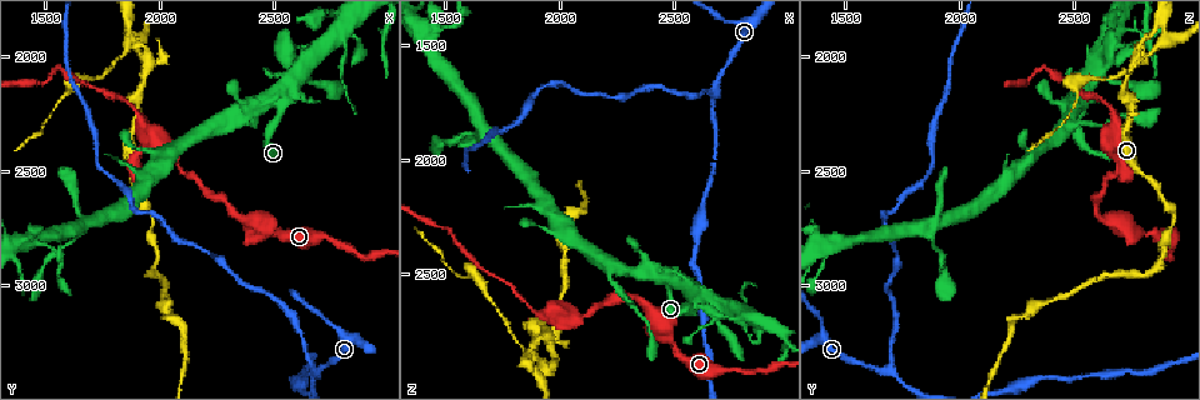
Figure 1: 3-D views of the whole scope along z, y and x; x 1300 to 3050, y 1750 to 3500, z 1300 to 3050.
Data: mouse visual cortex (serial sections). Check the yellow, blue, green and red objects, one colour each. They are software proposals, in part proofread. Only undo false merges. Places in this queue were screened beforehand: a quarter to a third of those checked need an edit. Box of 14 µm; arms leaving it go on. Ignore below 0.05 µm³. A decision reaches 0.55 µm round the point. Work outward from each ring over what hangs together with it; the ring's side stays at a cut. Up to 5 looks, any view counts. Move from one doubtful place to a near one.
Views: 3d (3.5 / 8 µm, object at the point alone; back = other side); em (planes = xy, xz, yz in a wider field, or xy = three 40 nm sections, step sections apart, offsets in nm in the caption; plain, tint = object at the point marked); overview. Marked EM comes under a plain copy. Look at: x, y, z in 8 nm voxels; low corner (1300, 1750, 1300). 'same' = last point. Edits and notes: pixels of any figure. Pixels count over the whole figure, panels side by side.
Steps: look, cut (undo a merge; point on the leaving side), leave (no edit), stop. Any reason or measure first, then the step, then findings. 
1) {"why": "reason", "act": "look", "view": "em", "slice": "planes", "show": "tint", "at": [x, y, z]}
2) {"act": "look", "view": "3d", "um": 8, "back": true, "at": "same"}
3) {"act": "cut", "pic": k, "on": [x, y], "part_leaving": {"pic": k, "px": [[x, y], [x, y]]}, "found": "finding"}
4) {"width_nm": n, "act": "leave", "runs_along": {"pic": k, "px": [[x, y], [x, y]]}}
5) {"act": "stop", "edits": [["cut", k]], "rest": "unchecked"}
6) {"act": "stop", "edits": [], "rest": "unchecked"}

{"why": "sudden change in width", "act": "look", "view": "3d", "um": 3.5, "at": [2750, 2780, 2920]}

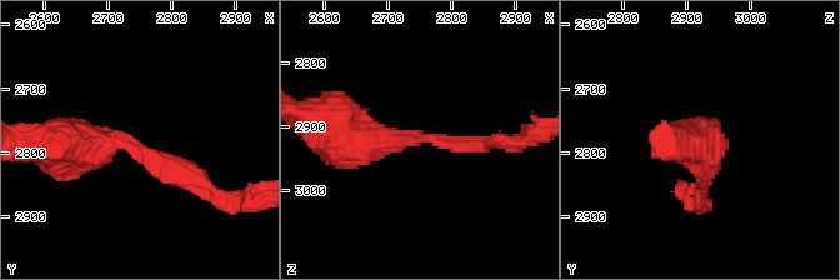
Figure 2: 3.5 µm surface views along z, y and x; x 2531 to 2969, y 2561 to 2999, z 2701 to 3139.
{"arm_widths_nm": [200, 500], "why": "need the tissue", "act": "look", "view": "em", "slice": "xy", "step": 2, "show": "tint", "at": [2735, 2795, 2915]}

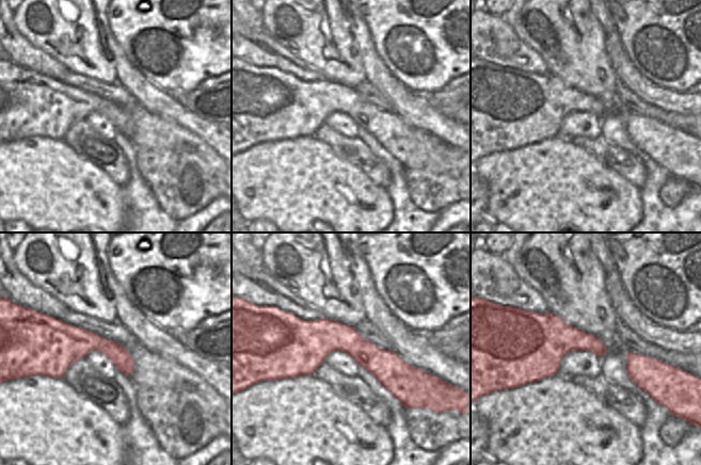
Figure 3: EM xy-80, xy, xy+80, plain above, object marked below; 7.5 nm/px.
{"act": "leave", "runs_along": {"pic": 2, "px": [[50, 143], [128, 143], [204, 181]]}, "found": "all the same cell"}

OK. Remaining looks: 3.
{"why": "thin arm on a thick one", "act": "look", "view": "3d", "um": 3.5, "at": [2220, 2290, 2500]}

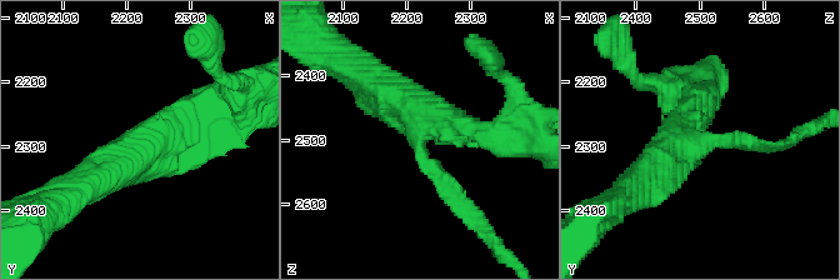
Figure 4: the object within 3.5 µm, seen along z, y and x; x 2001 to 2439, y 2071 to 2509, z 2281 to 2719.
{"arms": 3, "arm_widths_nm": [200, 350, 500], "act": "look", "view": "em", "slice": "xy", "step": 1, "show": "tint", "at": [2220, 2300, 2495]}

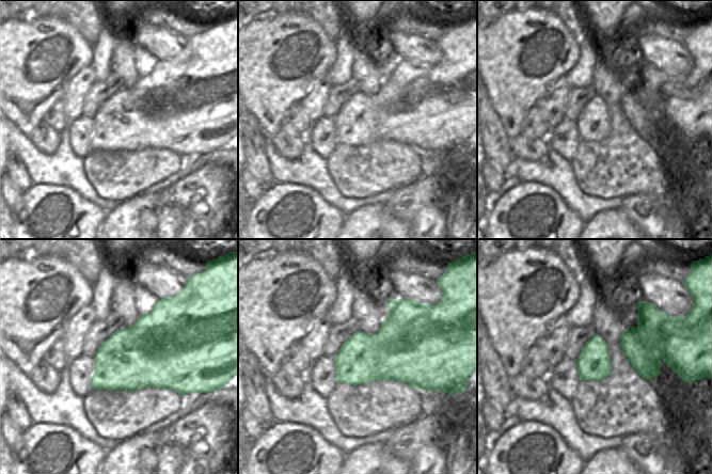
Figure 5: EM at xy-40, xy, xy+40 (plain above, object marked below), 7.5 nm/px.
{"act": "leave", "runs_along": {"pic": 4, "px": [[221, 110], [90, 184]]}, "found": "continuous, no second cell"}

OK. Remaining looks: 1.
{"act": "stop", "edits": [], "rest": "unchecked"}

